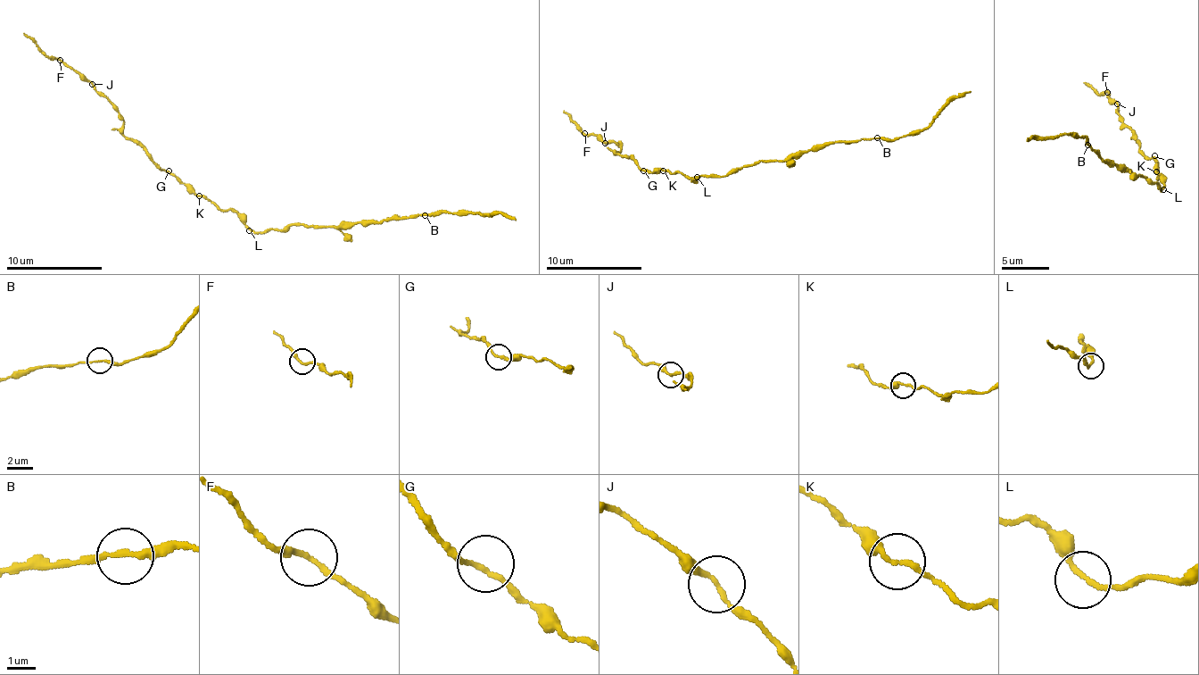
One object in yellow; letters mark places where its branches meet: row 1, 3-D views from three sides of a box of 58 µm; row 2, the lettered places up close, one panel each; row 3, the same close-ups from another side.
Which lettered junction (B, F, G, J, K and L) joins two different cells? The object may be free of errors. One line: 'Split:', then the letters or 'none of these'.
Split: none of these

